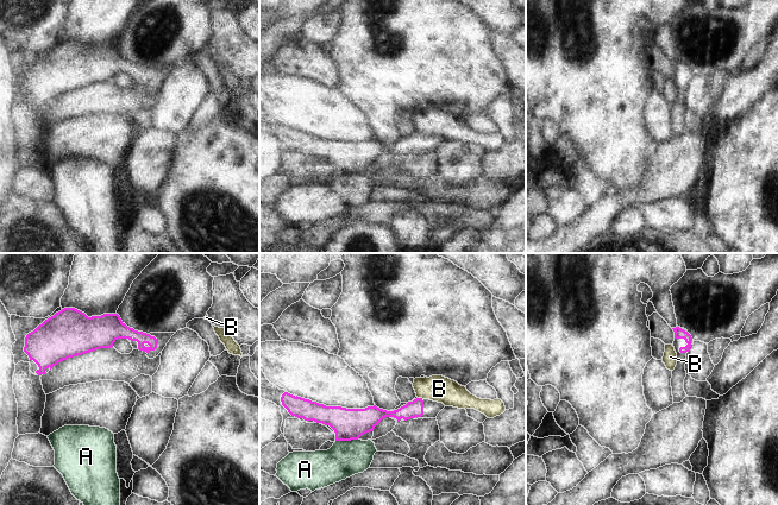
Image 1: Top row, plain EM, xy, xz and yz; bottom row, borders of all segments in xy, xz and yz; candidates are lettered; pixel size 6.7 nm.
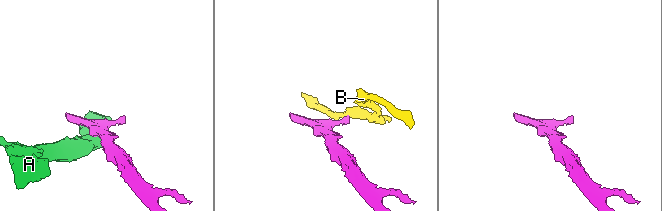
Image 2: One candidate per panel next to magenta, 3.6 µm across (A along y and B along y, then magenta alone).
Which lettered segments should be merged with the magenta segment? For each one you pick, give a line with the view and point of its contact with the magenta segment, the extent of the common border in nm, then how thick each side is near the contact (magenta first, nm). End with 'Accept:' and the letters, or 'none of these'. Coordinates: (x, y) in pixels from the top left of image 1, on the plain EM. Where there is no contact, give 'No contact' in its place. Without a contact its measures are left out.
Accept: none of these

